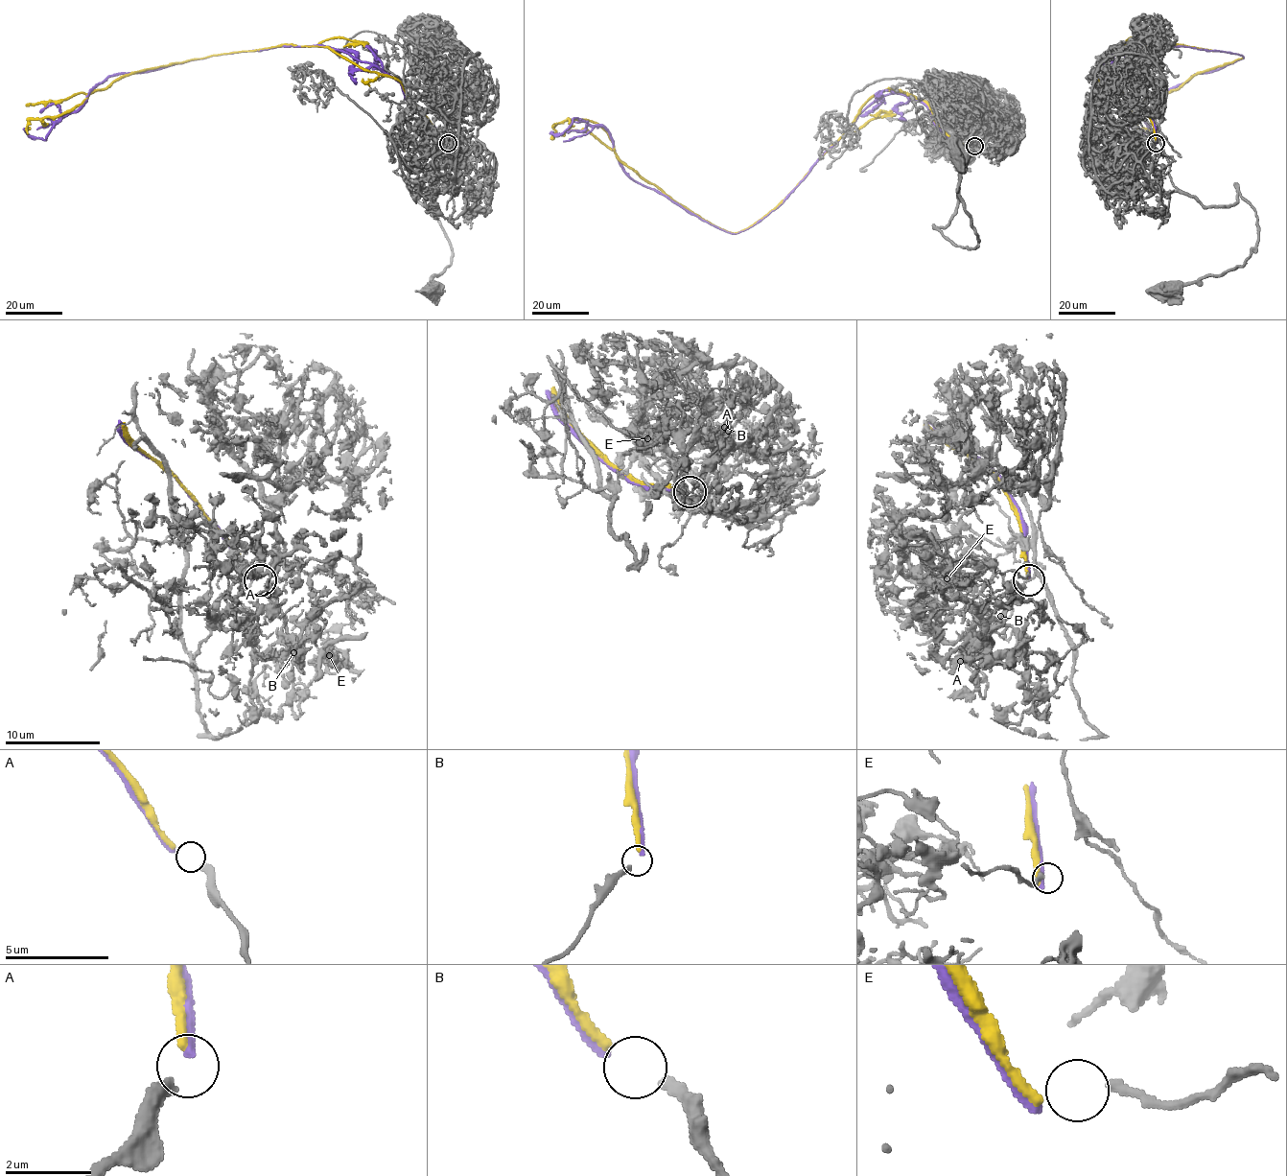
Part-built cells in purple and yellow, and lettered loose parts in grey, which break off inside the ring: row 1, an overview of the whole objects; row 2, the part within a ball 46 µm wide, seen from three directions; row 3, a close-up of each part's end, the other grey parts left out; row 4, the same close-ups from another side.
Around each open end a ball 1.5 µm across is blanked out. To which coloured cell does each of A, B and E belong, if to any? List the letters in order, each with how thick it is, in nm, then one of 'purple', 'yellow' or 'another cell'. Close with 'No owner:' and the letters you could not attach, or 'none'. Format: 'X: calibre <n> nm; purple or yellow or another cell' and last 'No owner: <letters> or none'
A: calibre 320 nm; purple
B: calibre 240 nm; yellow
E: calibre 180 nm; another cell
No owner: E

